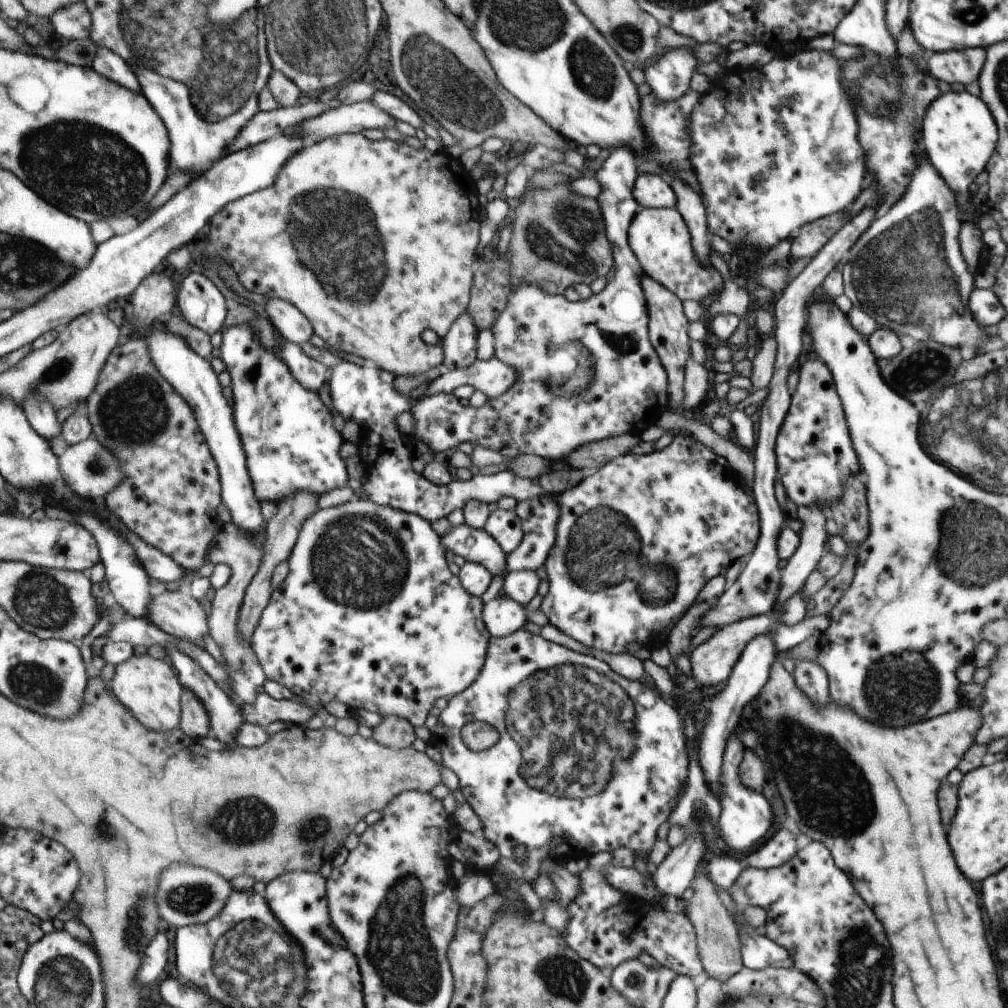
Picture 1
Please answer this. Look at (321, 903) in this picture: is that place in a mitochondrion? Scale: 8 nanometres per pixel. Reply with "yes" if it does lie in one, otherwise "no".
no

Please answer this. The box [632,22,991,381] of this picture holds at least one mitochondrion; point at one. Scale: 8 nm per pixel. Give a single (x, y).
(903, 275)

